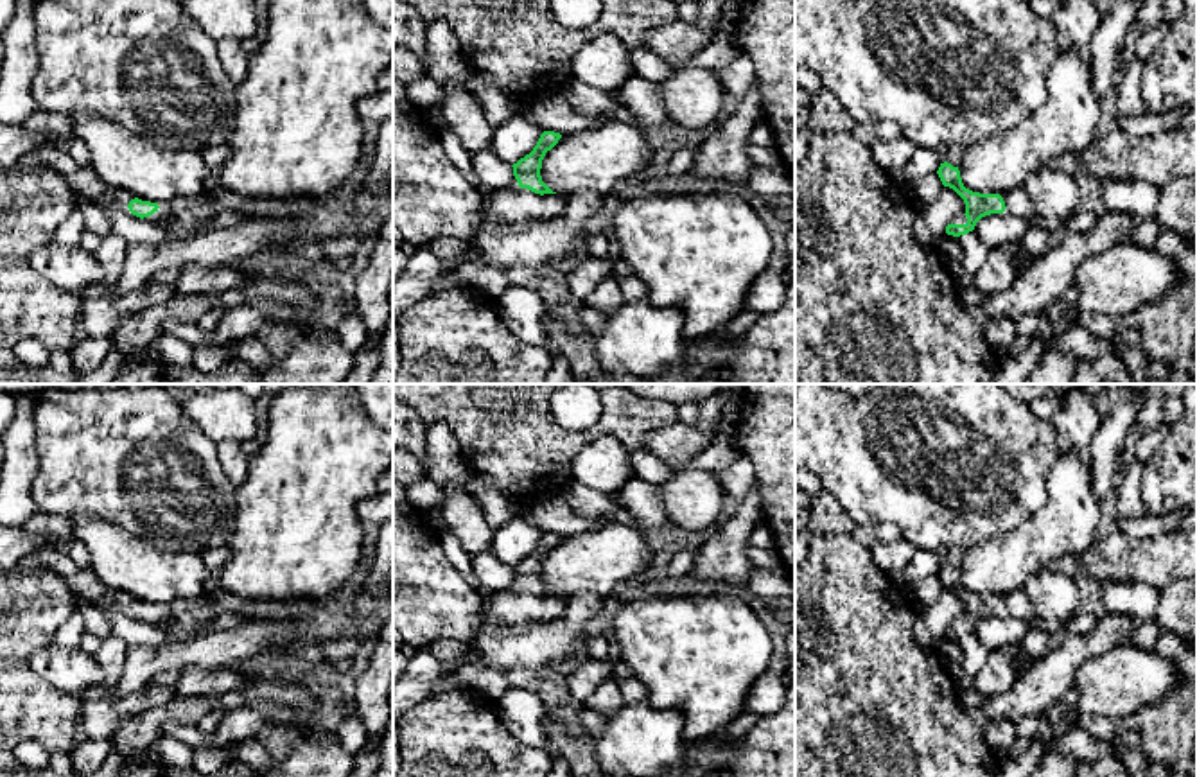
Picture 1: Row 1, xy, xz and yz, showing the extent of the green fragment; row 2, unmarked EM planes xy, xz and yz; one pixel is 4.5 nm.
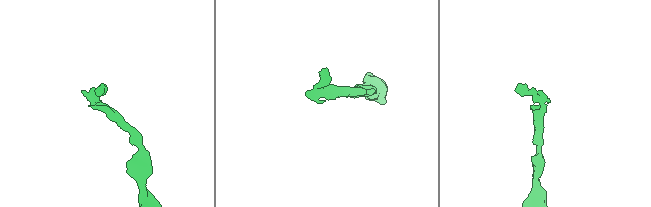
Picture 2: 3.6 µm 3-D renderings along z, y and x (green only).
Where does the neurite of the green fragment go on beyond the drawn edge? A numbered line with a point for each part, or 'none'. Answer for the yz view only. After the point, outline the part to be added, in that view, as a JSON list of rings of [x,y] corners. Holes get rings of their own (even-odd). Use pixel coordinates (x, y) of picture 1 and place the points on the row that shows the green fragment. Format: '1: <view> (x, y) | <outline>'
1: yz (1018, 201) | [[[1019,187],[1005,194],[1003,201],[1005,201],[1007,212],[1014,214],[1016,217],[1032,221],[1032,217],[1035,215],[1034,203],[1028,192],[1025,190],[1025,187]]]

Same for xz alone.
1: xz (512, 203) | [[[520,187],[492,188],[483,197],[481,223],[485,217],[499,223],[551,219],[562,215],[565,210],[567,203],[560,196],[540,196]]]

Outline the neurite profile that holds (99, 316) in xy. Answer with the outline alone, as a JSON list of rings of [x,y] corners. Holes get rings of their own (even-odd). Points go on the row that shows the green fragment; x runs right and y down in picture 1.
[[[149,280],[109,298],[88,298],[81,307],[81,327],[86,337],[111,337],[131,316],[176,298],[176,285]]]

